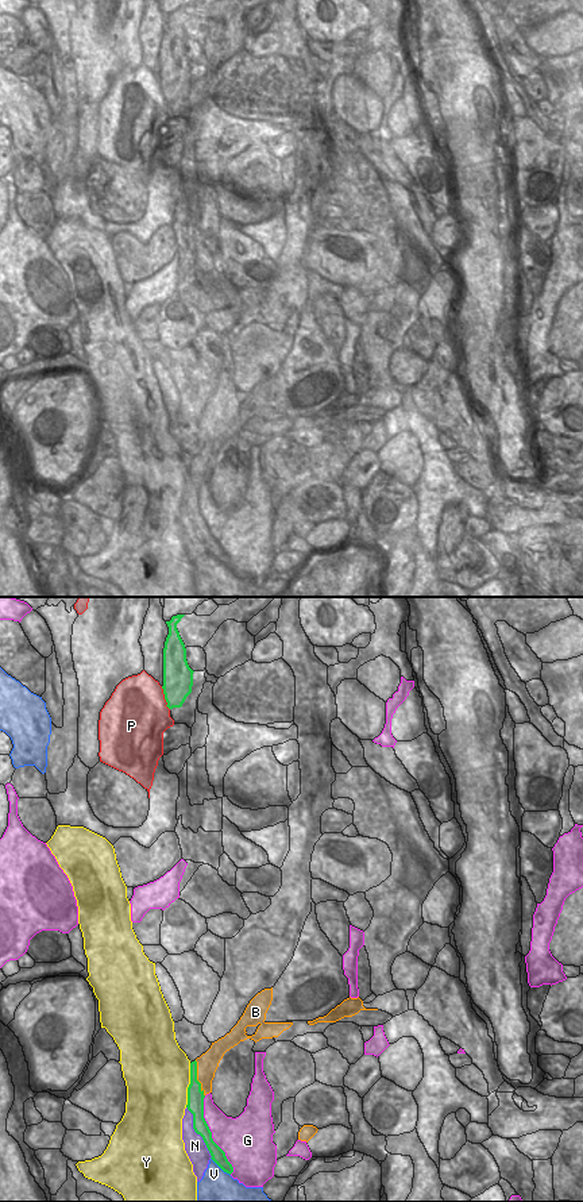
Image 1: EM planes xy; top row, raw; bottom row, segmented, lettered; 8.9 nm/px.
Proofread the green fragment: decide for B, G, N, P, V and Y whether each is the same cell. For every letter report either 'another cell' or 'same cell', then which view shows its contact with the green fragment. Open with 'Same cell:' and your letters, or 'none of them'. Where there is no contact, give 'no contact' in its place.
Same cell: none of them
B: another cell | xy
G: another cell | xy
N: another cell | xy
P: another cell | xy
V: another cell | xy
Y: another cell | xy

